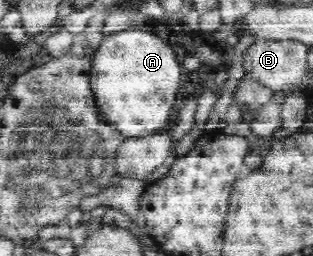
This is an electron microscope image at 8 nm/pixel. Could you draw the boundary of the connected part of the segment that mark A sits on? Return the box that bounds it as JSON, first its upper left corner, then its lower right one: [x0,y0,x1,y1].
[91,27,184,138]

